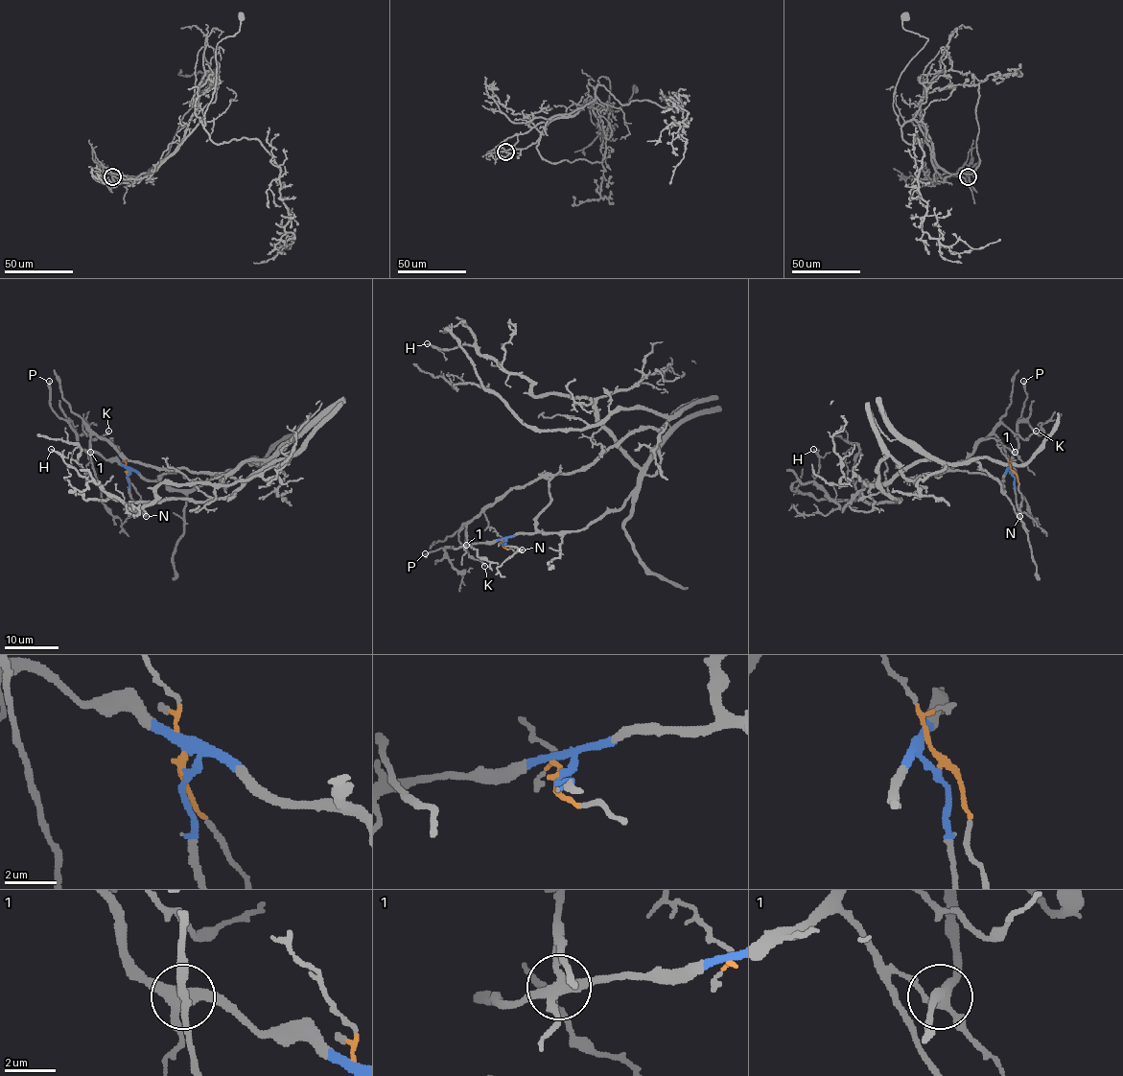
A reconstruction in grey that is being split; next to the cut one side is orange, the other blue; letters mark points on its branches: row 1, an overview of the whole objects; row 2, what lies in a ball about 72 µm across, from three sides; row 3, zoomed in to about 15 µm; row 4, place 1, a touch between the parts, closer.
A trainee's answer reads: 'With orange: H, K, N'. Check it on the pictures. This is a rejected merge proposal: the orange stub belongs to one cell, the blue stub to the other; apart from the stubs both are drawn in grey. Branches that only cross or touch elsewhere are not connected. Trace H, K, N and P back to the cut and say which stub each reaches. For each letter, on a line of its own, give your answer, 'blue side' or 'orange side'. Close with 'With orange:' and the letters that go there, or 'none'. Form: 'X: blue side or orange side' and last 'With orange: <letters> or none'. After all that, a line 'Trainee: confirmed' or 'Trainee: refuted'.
H: blue side
K: orange side
N: orange side
P: blue side
With orange: K, N
Trainee: refuted

